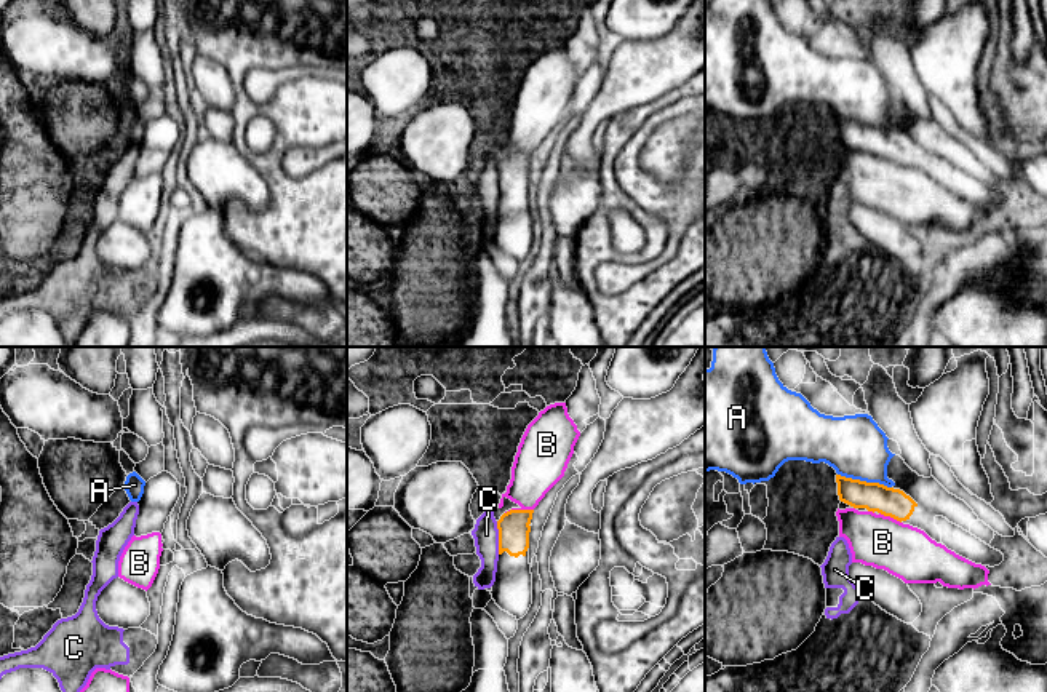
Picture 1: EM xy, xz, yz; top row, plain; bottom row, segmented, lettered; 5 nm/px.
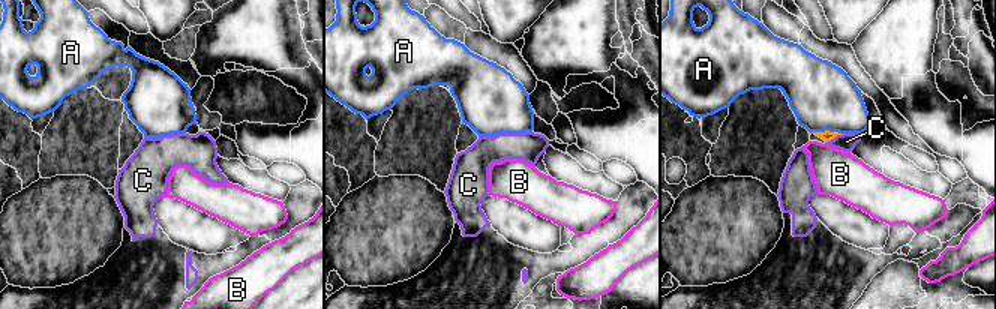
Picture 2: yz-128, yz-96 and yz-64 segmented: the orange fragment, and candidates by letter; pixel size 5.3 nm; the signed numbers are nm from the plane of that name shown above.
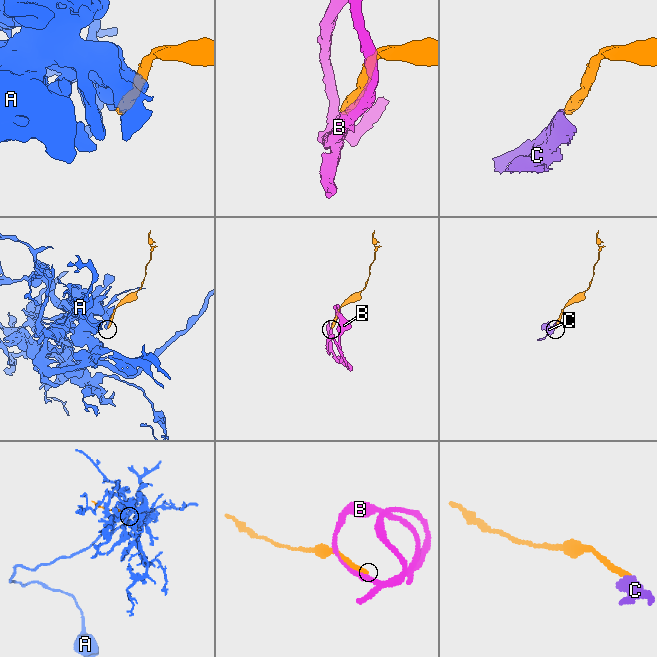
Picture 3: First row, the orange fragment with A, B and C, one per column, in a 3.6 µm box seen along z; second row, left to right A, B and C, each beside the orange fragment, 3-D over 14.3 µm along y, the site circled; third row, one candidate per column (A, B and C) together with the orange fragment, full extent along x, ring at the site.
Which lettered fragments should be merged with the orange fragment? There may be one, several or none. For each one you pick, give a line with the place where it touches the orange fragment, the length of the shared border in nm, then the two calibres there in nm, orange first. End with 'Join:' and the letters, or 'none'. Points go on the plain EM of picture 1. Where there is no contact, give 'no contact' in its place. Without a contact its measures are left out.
Join: none

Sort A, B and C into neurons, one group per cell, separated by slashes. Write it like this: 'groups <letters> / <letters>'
groups A / B / C

